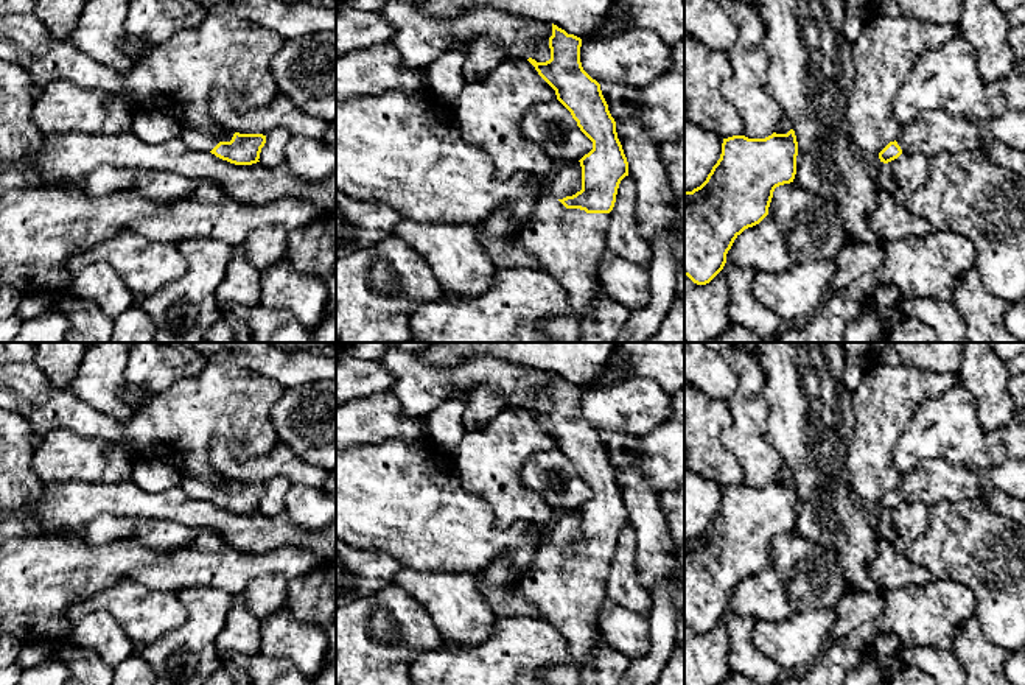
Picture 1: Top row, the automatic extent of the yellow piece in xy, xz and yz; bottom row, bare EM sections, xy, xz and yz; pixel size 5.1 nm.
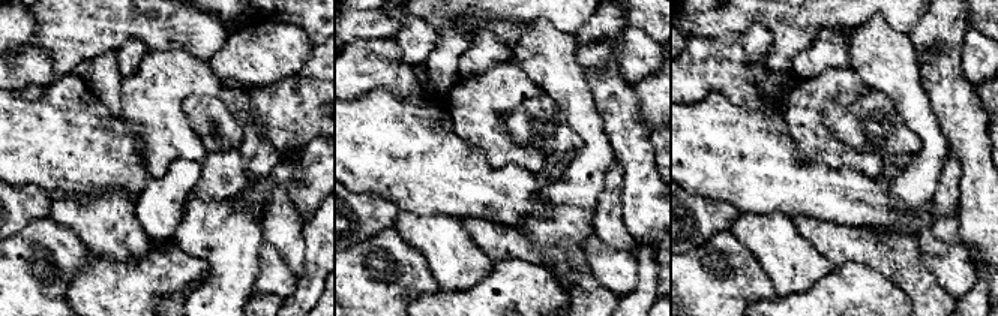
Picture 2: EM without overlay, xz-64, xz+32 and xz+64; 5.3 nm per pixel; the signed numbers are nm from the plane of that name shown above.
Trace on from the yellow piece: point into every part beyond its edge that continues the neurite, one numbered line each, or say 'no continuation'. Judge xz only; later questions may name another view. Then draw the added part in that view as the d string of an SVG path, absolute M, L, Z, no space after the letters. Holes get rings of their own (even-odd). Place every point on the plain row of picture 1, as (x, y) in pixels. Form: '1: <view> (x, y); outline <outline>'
1: xz (568, 592); outline M554 545L538 546L533 564L519 579L518 588L540 612L541 618L555 626L566 640L569 660L540 671L544 685L580 685L582 673L600 638L599 609L607 599L610 562L586 562L580 557L566 557Z

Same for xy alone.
1: xy (198, 489); outline M184 476L182 489L188 494L188 497L194 500L210 501L219 490L230 490L233 481L227 481L224 484L215 484L210 481L198 480L194 476Z

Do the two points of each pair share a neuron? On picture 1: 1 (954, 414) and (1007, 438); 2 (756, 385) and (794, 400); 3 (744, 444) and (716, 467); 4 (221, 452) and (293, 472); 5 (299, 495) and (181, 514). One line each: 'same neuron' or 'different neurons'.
1: same neuron
2: different neurons
3: different neurons
4: same neuron
5: different neurons

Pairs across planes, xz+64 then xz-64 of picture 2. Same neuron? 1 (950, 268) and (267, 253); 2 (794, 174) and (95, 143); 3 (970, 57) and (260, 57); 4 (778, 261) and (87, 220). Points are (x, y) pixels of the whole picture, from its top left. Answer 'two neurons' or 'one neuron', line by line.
1: one neuron
2: one neuron
3: one neuron
4: one neuron

